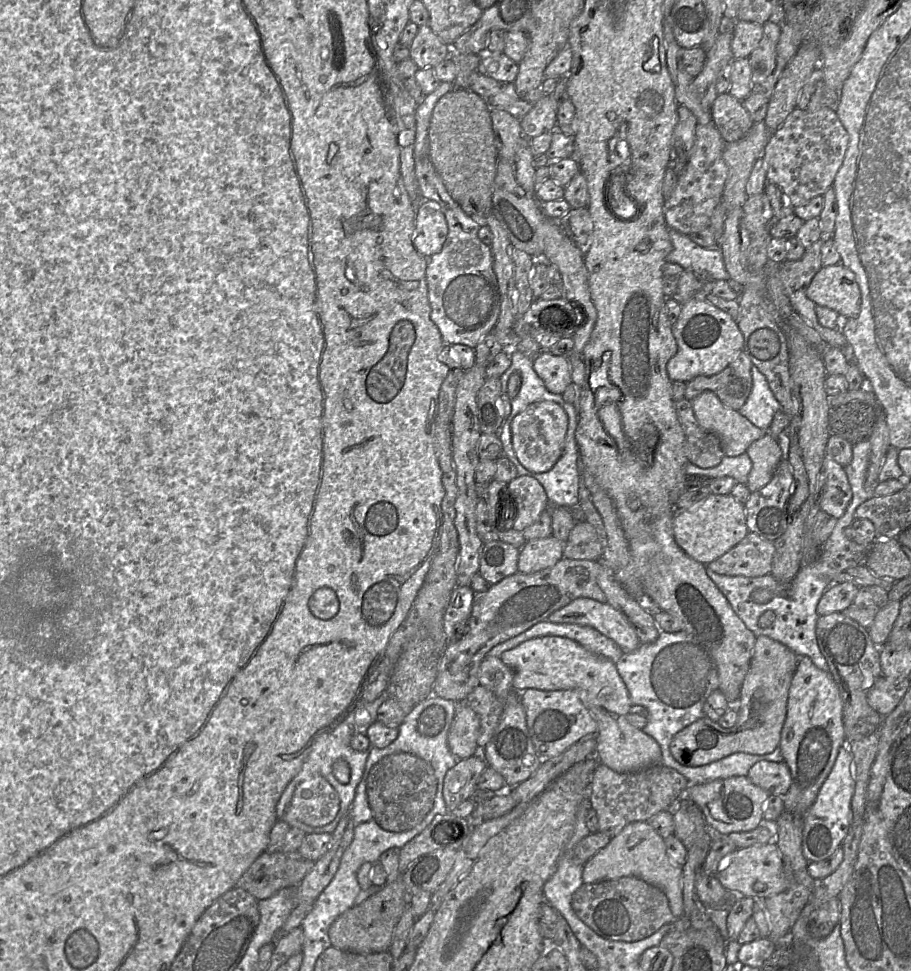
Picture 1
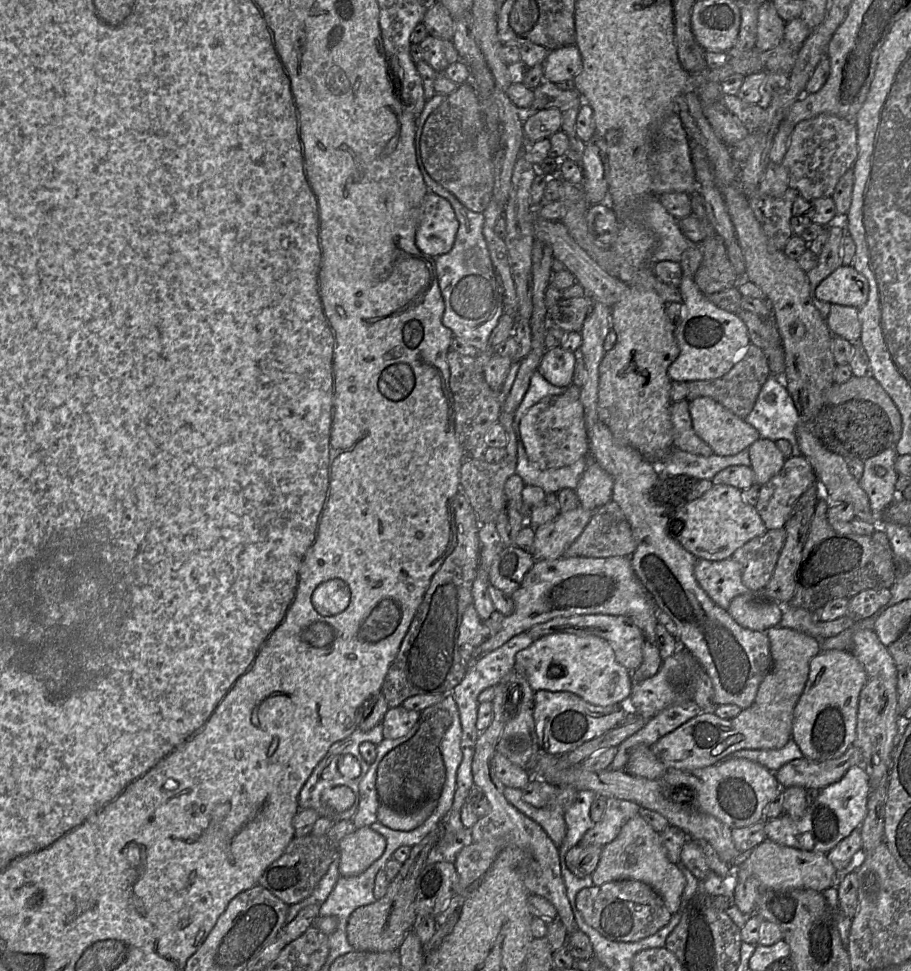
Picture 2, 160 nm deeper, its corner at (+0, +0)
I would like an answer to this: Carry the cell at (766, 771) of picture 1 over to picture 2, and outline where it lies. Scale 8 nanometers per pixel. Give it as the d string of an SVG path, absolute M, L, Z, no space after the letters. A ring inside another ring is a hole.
M852 745L838 758L825 761L806 758L792 760L778 769L775 777L782 789L799 786L821 790L839 781L850 767L862 764L862 752Z

